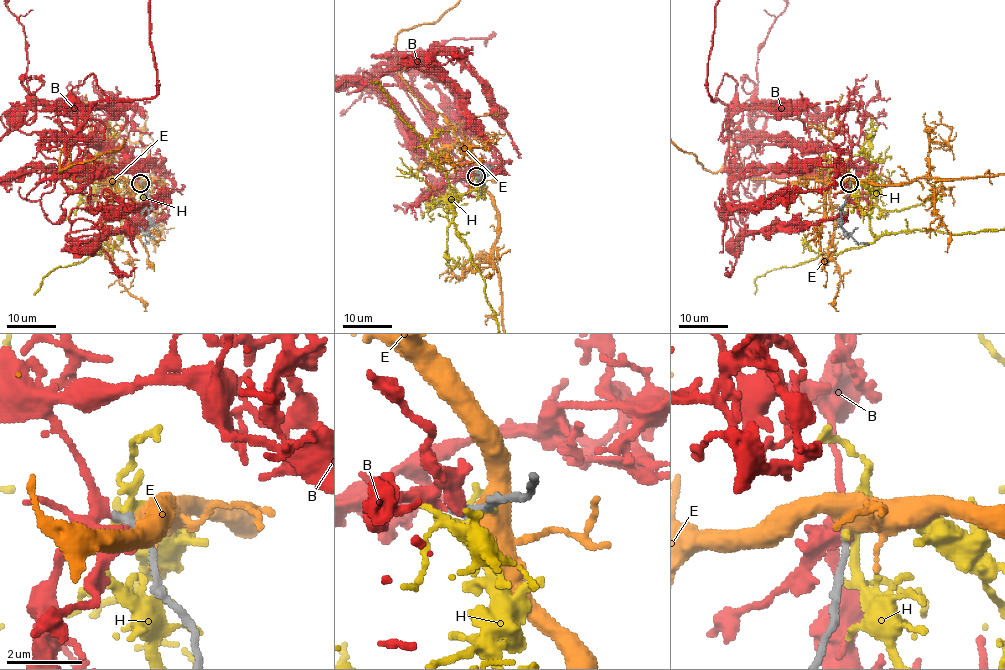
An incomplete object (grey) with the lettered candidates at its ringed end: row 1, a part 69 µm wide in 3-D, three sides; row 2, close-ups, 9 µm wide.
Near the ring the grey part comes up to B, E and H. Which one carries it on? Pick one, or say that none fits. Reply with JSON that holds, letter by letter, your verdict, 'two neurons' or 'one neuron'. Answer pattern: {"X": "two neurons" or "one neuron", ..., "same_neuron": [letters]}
{"B": "one neuron", "E": "two neurons", "H": "two neurons", "same_neuron": ["B"]}

